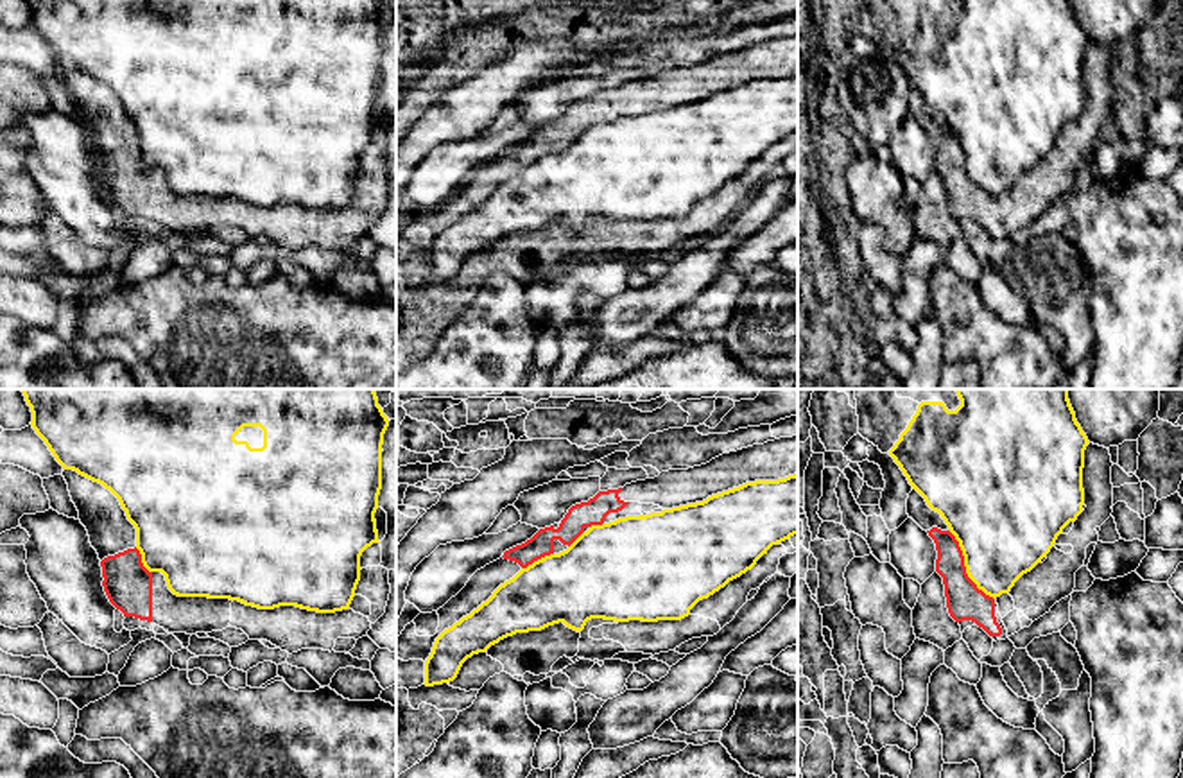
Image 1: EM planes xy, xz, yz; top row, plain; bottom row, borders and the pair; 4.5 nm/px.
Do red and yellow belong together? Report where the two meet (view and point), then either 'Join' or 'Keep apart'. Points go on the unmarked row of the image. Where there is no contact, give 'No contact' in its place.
Touches red at yz (965, 165). Keep apart

